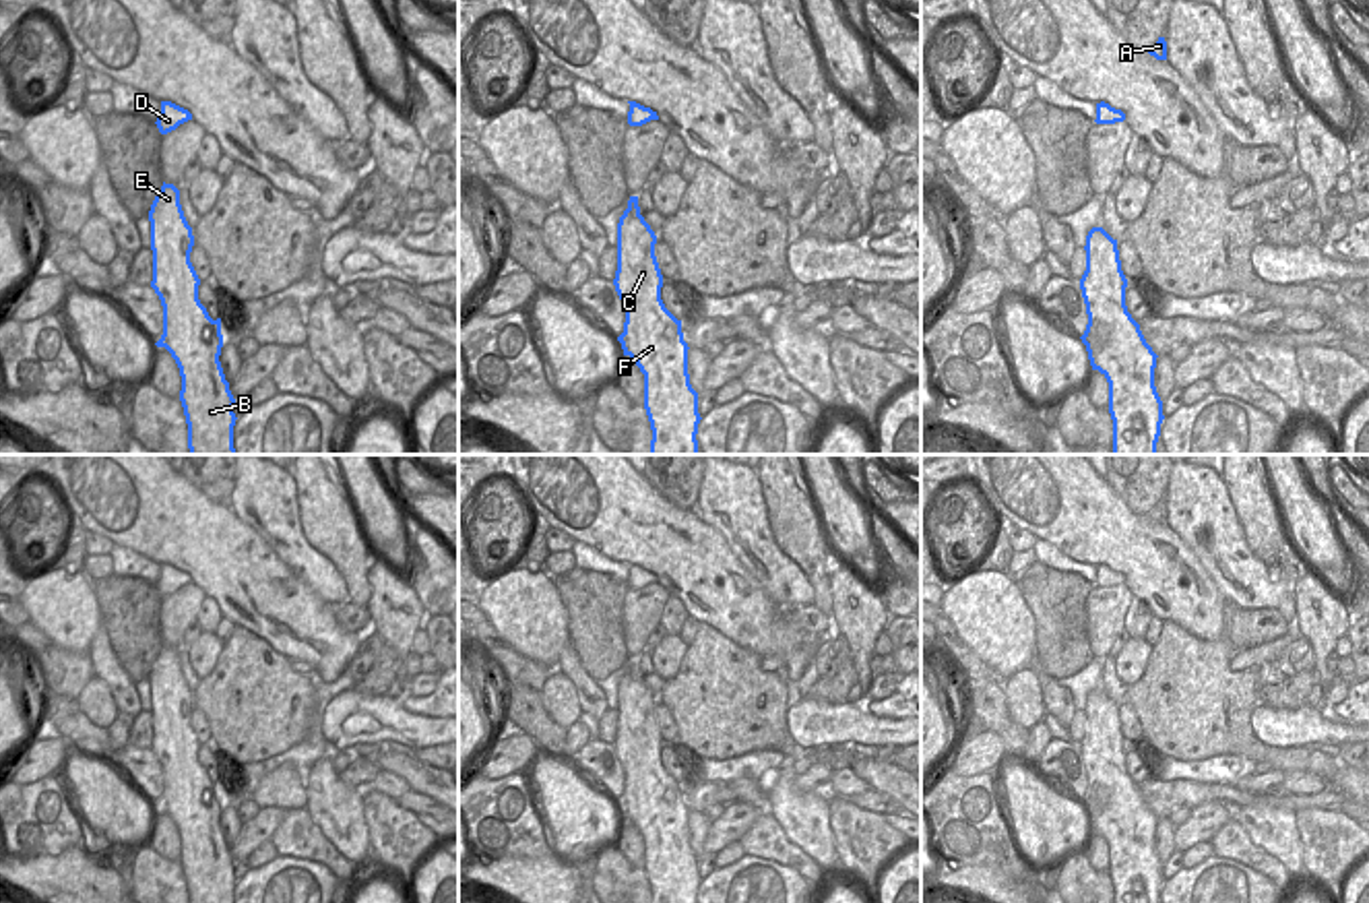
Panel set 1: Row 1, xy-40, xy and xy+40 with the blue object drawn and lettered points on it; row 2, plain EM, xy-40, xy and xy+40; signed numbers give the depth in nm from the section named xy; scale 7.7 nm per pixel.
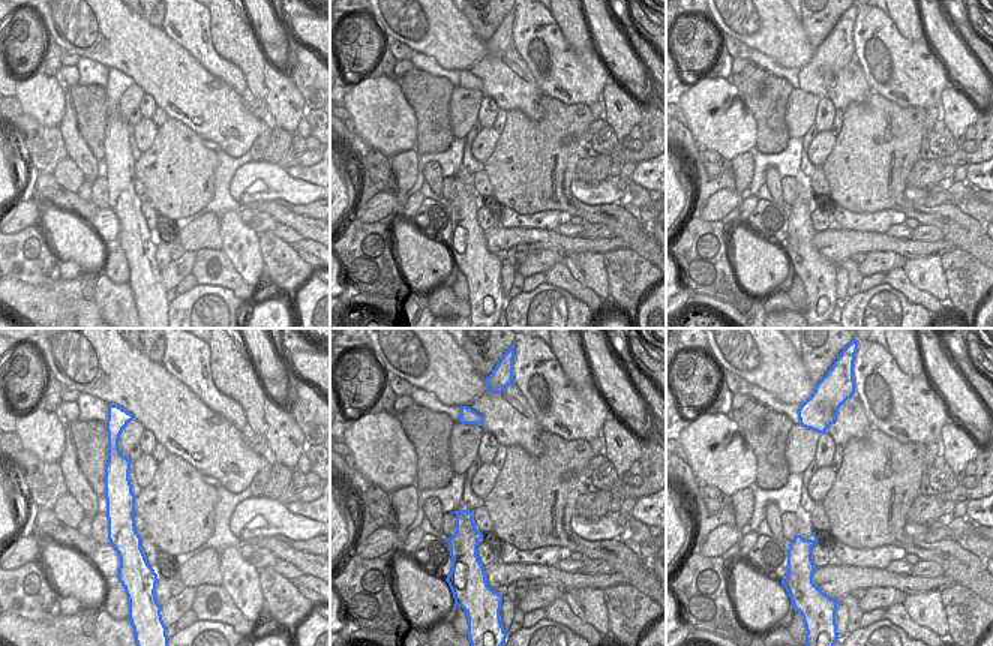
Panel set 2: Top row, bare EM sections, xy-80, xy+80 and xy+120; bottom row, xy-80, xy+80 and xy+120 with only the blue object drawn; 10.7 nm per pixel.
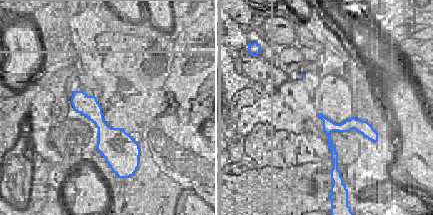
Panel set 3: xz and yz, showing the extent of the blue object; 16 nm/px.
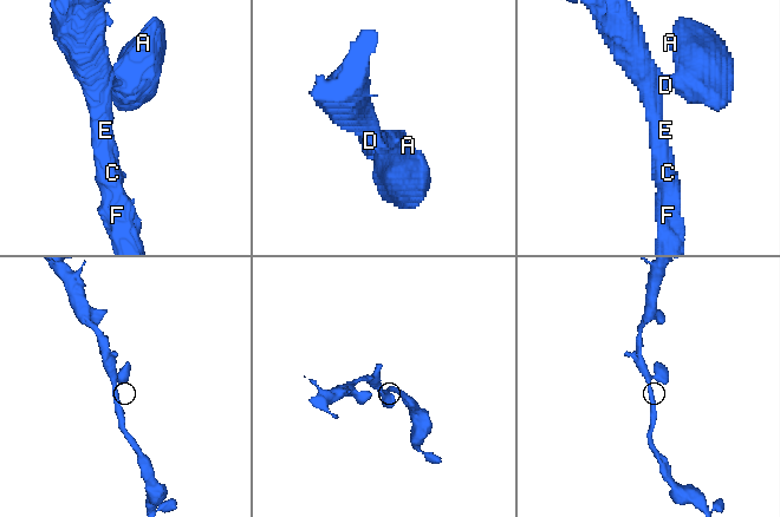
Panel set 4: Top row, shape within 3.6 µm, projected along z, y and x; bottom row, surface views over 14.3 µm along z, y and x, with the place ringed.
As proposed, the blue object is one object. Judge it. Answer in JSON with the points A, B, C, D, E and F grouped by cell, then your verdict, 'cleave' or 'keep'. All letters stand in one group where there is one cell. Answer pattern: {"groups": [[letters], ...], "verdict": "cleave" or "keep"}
{"groups": [["A", "B", "C", "D", "E", "F"]], "verdict": "keep"}

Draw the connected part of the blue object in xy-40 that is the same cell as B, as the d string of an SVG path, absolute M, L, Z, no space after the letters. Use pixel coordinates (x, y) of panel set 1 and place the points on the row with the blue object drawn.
M163 182L149 221L151 287L163 306L163 335L155 345L165 347L180 368L190 455L235 455L235 399L219 362L221 318L213 320L198 300L200 279L190 262L194 236L173 184Z

